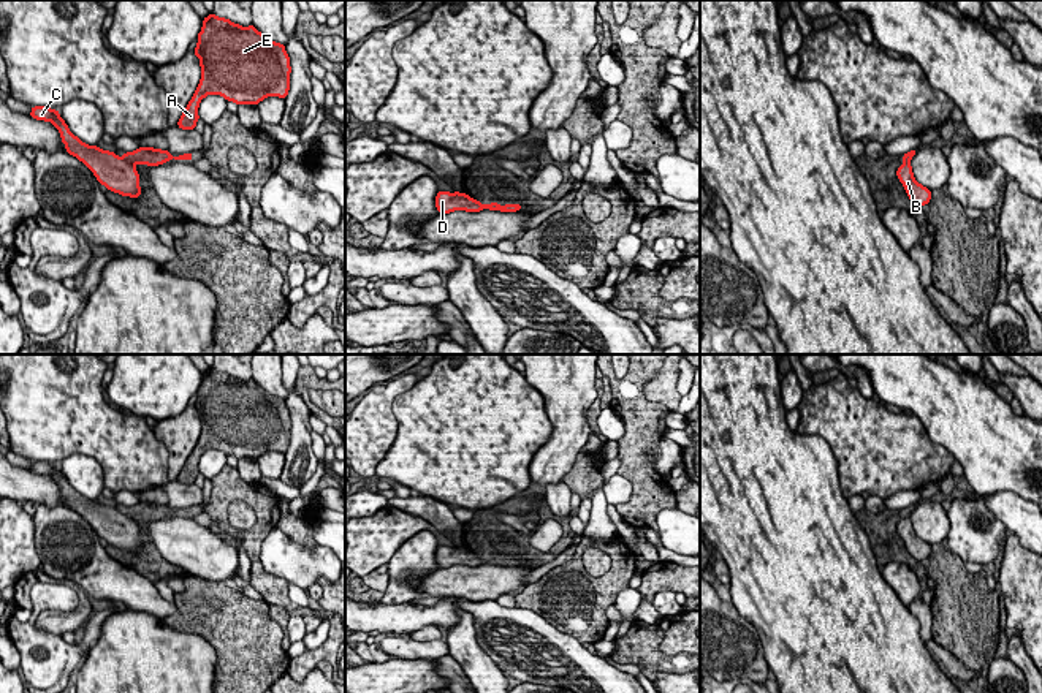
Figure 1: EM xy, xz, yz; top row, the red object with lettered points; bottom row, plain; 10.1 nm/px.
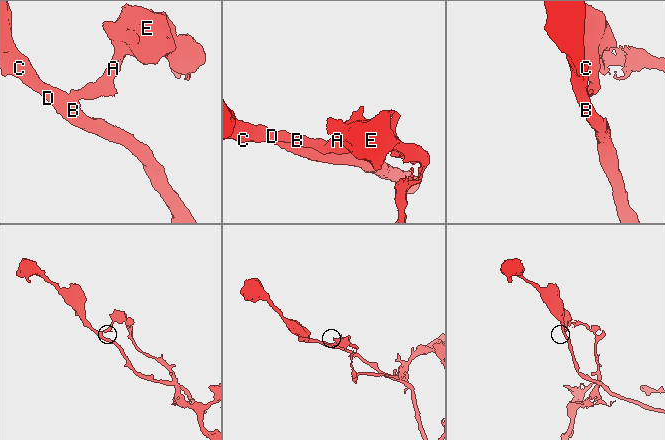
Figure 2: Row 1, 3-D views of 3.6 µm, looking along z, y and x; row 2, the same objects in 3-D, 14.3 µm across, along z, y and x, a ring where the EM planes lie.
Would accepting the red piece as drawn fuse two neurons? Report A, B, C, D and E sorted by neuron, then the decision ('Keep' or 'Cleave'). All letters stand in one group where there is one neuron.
Groups: A E / B C D. Cleave

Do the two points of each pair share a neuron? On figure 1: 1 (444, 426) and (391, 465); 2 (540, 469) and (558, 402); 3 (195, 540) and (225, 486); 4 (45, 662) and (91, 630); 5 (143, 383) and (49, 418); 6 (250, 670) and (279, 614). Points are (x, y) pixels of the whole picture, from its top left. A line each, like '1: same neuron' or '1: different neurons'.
1: same neuron
2: same neuron
3: different neurons
4: same neuron
5: different neurons
6: different neurons

